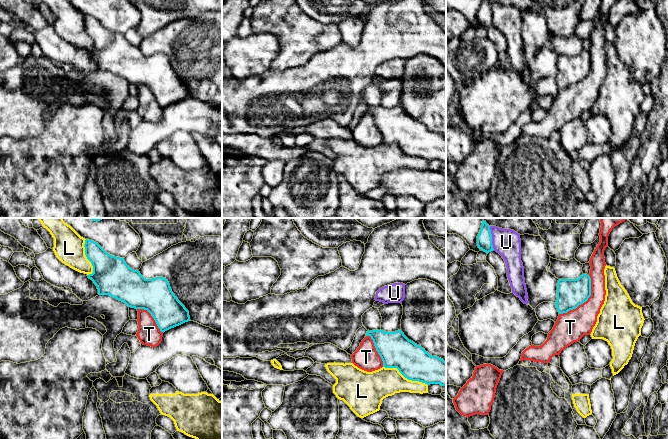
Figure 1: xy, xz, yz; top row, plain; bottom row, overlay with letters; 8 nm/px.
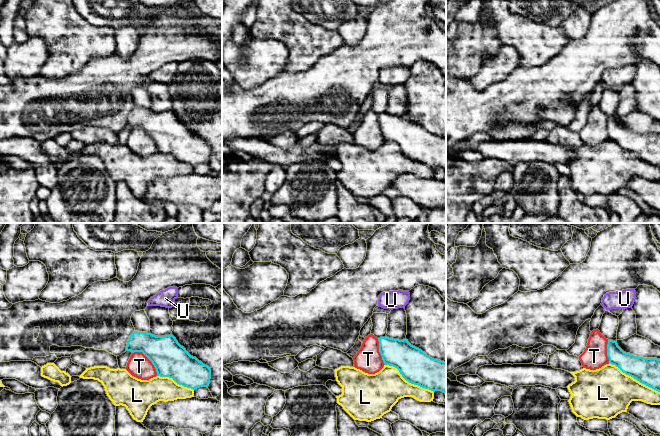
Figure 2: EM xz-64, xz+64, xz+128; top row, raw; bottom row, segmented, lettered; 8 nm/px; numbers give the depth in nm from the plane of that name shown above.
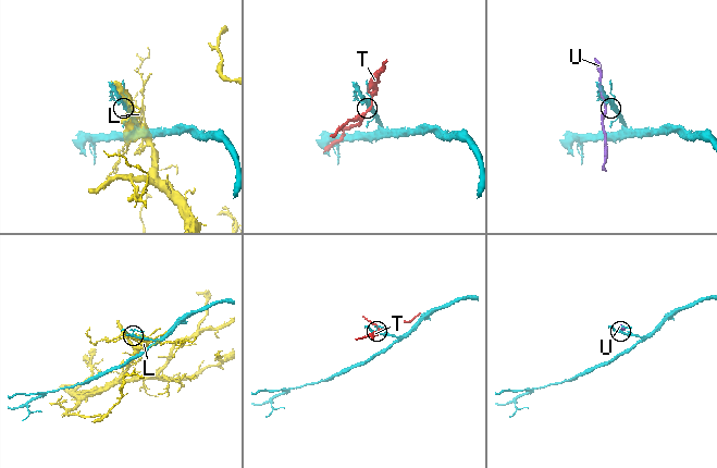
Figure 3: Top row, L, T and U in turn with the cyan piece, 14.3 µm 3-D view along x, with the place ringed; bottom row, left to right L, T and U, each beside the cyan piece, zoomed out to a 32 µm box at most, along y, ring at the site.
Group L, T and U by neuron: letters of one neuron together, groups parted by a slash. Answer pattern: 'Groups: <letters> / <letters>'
Groups: L / T / U

